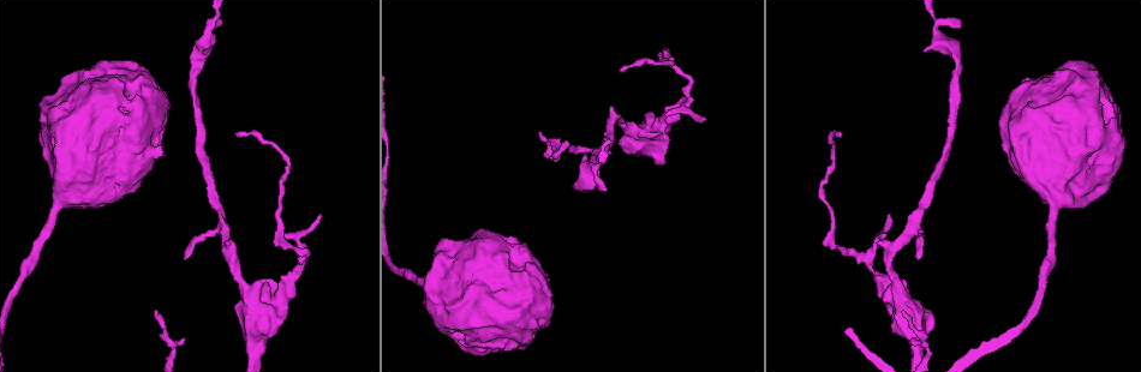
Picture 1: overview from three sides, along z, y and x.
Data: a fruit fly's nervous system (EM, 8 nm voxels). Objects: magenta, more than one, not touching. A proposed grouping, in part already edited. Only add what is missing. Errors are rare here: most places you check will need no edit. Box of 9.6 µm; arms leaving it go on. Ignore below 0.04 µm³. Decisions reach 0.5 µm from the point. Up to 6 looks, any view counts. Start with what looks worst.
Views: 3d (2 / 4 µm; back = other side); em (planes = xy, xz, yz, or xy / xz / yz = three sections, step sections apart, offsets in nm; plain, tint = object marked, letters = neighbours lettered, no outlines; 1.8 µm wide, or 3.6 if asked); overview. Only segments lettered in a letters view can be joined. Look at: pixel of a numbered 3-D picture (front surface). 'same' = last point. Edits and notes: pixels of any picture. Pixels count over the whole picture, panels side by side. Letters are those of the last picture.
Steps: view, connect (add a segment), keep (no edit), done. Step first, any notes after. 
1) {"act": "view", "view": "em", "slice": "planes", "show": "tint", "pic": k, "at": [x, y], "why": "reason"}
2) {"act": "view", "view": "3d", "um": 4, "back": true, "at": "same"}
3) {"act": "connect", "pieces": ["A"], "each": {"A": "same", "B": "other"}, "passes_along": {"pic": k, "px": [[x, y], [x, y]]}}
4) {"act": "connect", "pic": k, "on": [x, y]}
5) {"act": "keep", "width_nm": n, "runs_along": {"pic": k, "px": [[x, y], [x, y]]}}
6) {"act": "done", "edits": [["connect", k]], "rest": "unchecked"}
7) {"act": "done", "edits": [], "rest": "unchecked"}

{"act": "view", "view": "em", "slice": "xz", "step": 8, "show": "letters", "pic": 1, "at": [620, 69], "why": "tapers out"}

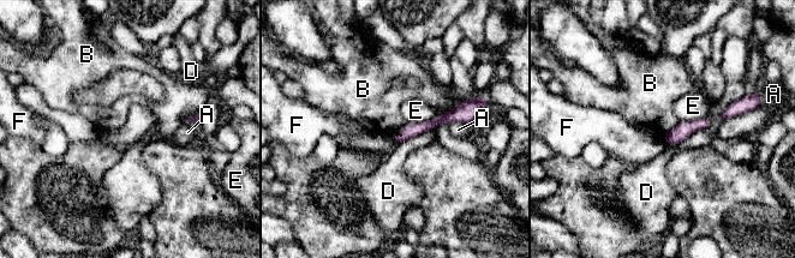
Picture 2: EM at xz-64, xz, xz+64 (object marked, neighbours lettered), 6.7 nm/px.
{"act": "view", "view": "em", "slice": "planes", "show": "letters", "at": "same", "why": "cut it another way"}

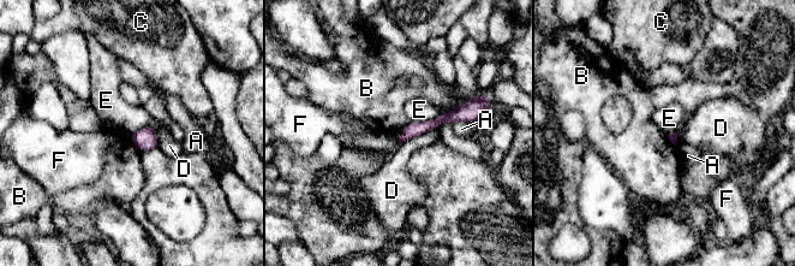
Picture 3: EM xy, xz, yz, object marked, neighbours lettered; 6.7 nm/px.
{"act": "keep", "each": {"A": "other", "B": "other", "C": "other", "D": "other", "E": "other", "F": "other"}, "runs_along": {"pic": 3, "px": [[466, 107], [411, 130], [402, 139]]}, "found": "no lettered segment goes on from it"}

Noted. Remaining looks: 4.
{"act": "view", "view": "3d", "um": 2, "pic": 1, "at": [283, 290], "why": "calibre changes"}

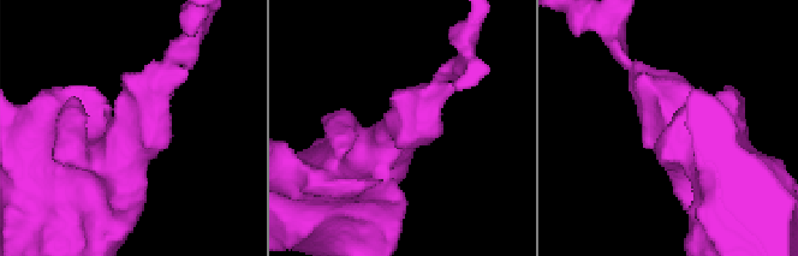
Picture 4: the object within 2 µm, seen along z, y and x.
{"act": "view", "view": "em", "um": 3.6, "slice": "xy", "step": 8, "show": "tint", "pic": 4, "at": [398, 122], "why": "now the EM"}

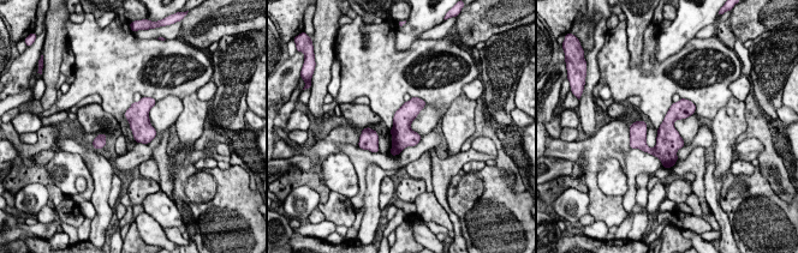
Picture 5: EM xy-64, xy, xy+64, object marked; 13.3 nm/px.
{"act": "view", "view": "em", "um": 3.6, "slice": "planes", "show": "letters", "at": "same"}

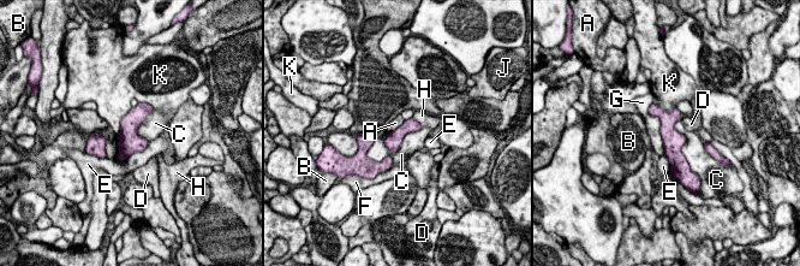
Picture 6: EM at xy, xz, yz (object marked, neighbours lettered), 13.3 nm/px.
{"act": "keep", "each": {"A": "other", "B": "other", "C": "other", "D": "other", "E": "other", "F": "other", "G": "other", "H": "other", "J": "other", "K": "other"}, "found": "no lettered segment goes on from it"}

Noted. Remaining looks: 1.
{"act": "view", "view": "em", "um": 3.6, "slice": "planes", "show": "letters", "pic": 1, "at": [319, 214]}

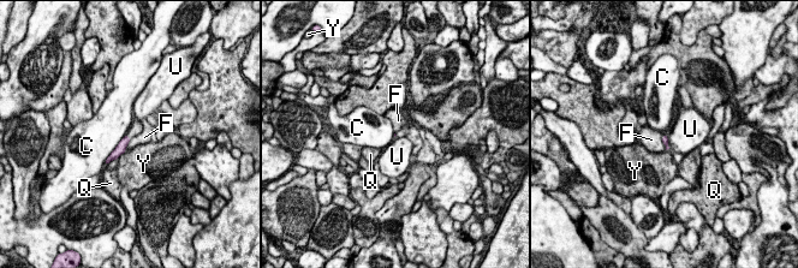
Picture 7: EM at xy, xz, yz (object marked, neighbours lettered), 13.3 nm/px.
{"act": "keep", "each": {"C": "other", "F": "other", "Q": "other", "U": "other", "Y": "other"}, "border": {"pic": 7, "px": [[125, 134], [103, 162]]}, "found": "no lettered segment goes on from it"}

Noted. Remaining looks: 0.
{"act": "done", "edits": [], "rest": "unchecked"}

